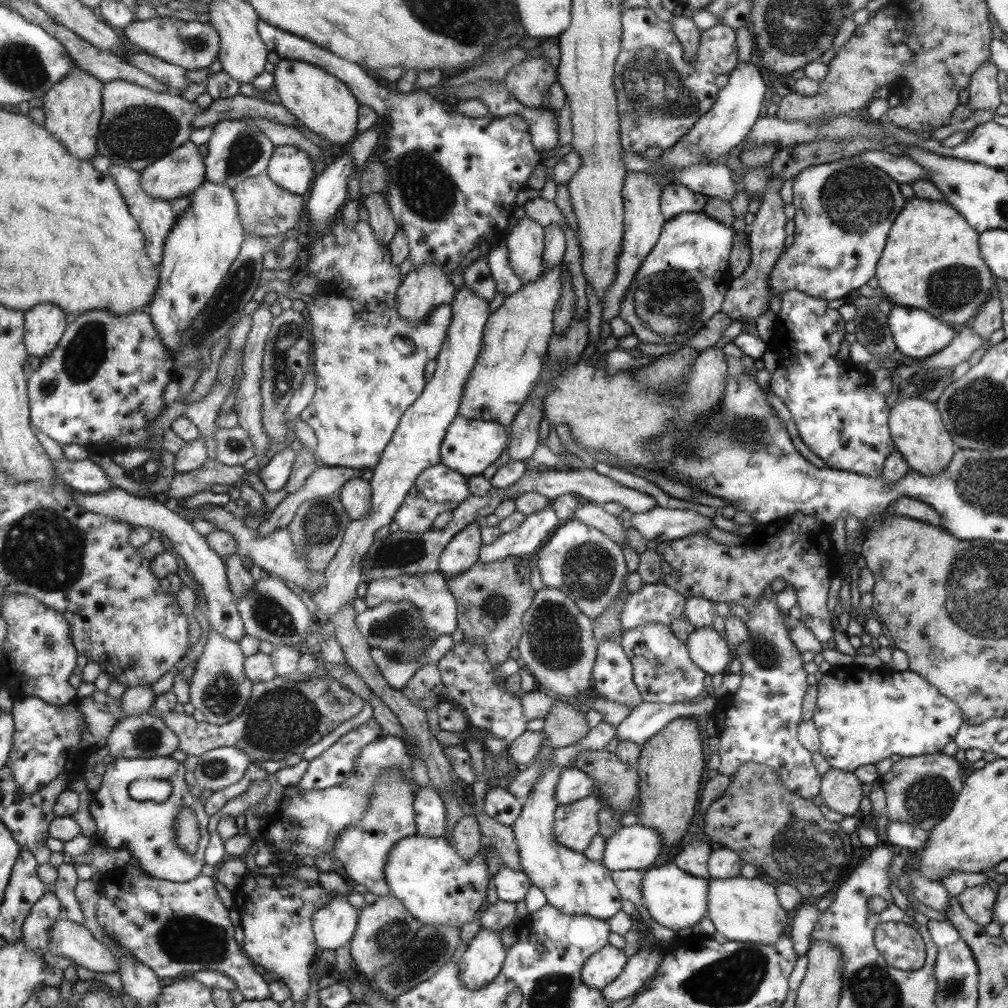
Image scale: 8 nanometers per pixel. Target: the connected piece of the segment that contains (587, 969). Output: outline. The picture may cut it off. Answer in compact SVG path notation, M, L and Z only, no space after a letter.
M607 944L585 960L580 973L581 981L589 985L589 988L594 988L594 991L602 991L607 984L613 983L620 976L628 963L628 955L628 949L618 950Z

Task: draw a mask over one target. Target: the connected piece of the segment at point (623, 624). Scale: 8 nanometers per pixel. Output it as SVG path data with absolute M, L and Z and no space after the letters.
M662 583L644 584L637 592L625 595L624 609L620 612L620 632L648 622L667 625L681 616L685 600L687 598Z

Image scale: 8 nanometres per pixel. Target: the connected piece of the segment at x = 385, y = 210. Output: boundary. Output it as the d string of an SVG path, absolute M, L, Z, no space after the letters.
M378 192L367 193L365 196L361 196L360 201L368 212L366 220L373 232L376 233L377 240L380 240L380 243L388 248L395 229L398 227L388 202Z

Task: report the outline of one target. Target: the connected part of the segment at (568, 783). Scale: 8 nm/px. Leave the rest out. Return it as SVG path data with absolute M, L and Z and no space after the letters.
M564 766L555 786L556 806L571 804L584 796L594 794L594 791L591 776L573 766Z

